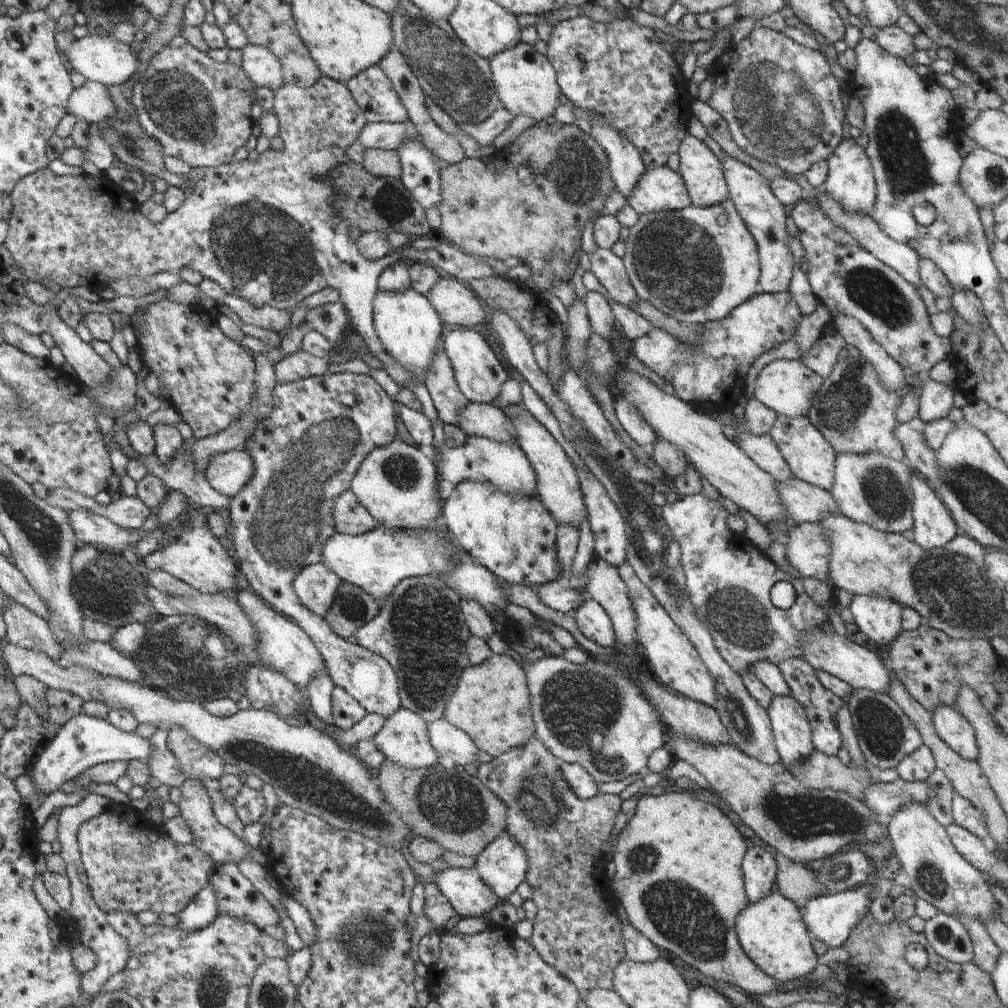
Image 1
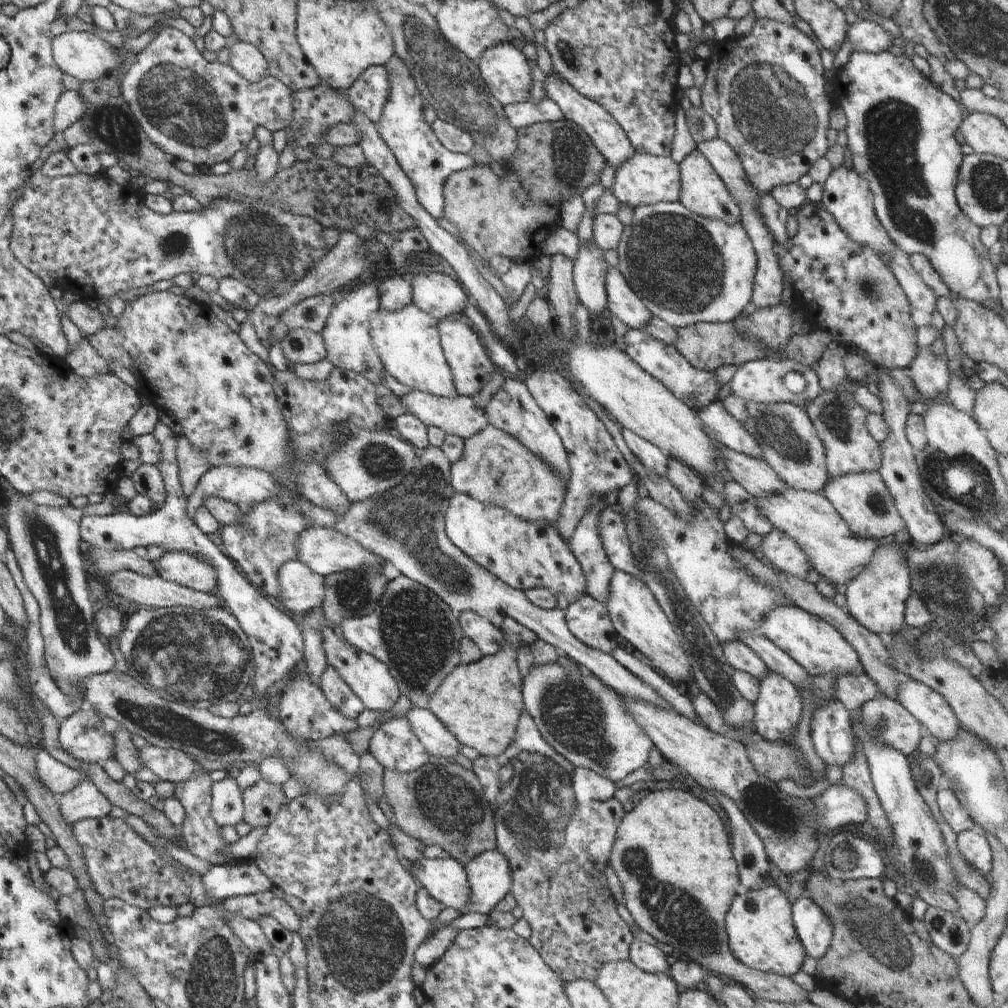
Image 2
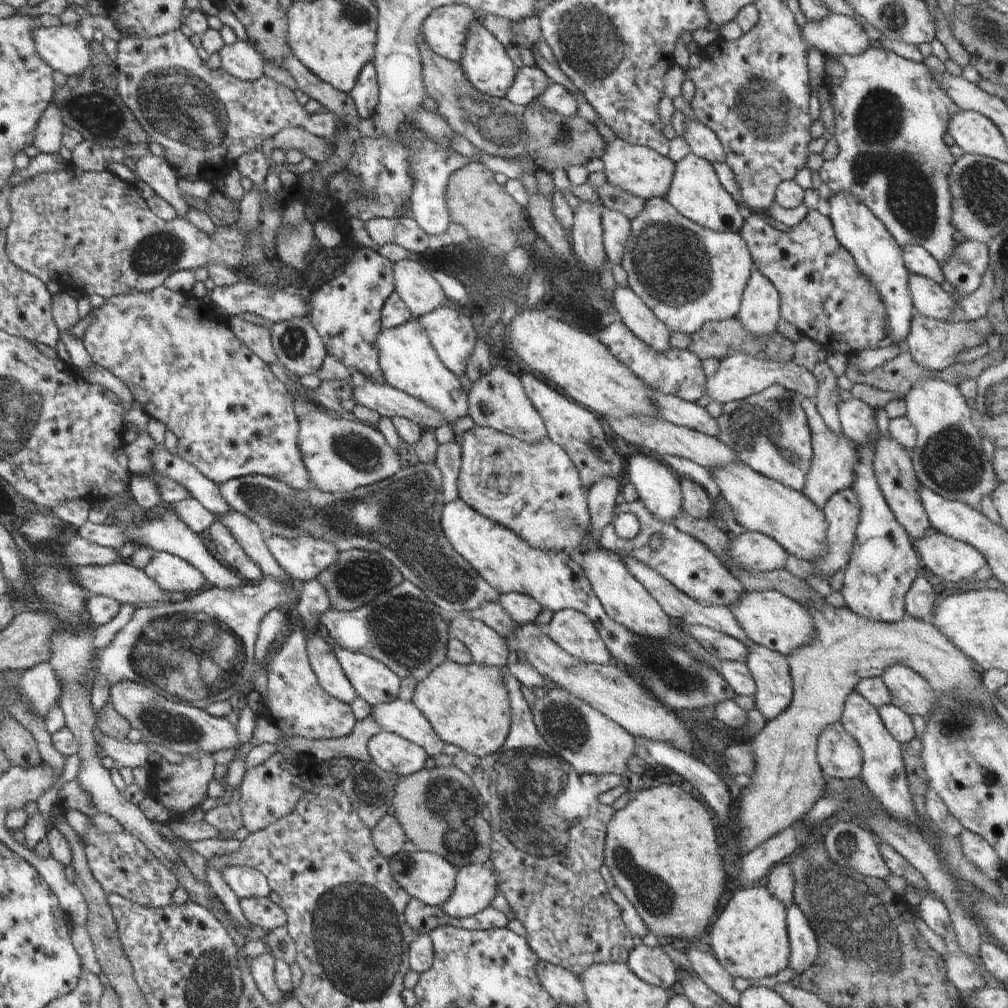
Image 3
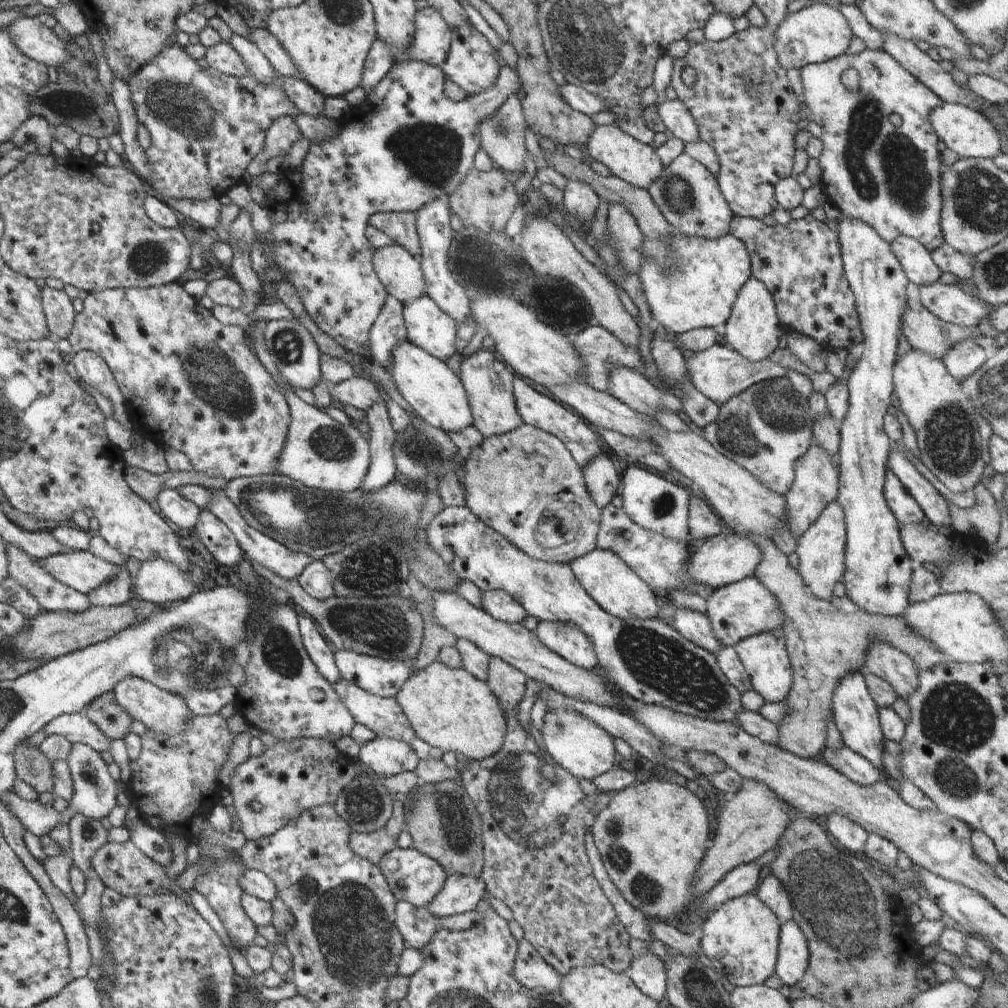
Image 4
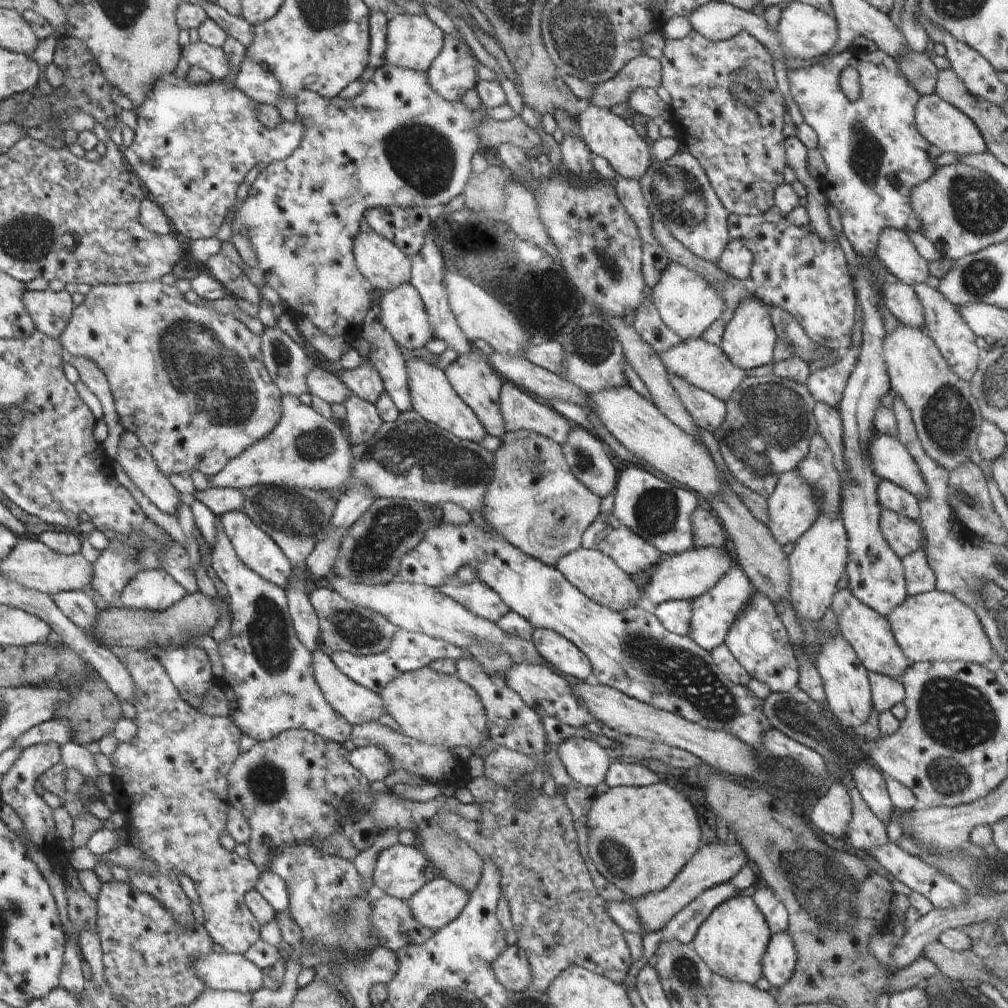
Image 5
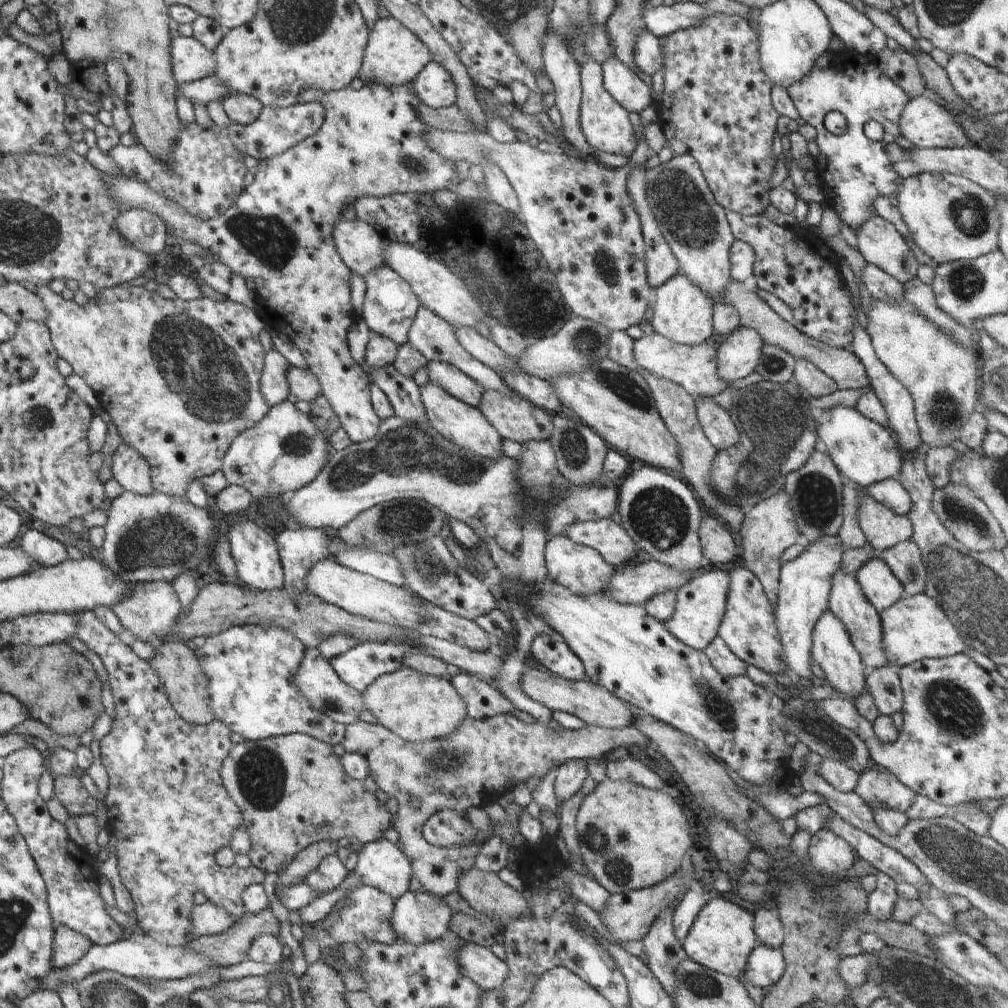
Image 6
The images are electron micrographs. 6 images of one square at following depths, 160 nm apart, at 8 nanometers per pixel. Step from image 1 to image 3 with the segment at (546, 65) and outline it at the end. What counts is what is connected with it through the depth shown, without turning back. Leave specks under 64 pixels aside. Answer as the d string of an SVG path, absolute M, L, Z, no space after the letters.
M477 20L470 27L470 32L465 42L465 51L463 52L463 57L459 65L462 67L467 80L480 92L498 97L499 99L505 98L518 70L510 57L508 57L504 46L483 27L480 20Z

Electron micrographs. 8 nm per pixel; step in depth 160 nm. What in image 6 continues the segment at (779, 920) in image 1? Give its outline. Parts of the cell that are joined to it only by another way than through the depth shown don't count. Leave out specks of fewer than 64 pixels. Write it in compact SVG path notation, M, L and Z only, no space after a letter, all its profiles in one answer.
M719 896L709 900L706 906L700 910L700 914L696 916L692 928L688 930L688 936L682 940L681 946L684 948L689 960L709 970L741 980L742 976L744 976L744 970L746 970L746 960L748 960L750 952L753 952L754 948L760 945L756 940L753 927L754 915L752 913L741 908L737 902L730 902Z

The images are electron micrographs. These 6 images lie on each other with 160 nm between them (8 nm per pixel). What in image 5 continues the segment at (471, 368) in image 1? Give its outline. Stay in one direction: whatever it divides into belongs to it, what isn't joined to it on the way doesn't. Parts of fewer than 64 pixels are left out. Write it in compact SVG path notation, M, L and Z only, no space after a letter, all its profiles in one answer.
M410 283L383 293L380 312L381 323L401 348L422 348L435 338L425 304Z

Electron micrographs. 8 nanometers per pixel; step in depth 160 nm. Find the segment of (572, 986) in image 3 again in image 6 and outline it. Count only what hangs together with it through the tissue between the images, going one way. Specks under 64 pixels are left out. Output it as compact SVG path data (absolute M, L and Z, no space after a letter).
M464 940L458 950L458 964L464 976L482 990L497 990L508 976L506 962L496 958L490 948Z

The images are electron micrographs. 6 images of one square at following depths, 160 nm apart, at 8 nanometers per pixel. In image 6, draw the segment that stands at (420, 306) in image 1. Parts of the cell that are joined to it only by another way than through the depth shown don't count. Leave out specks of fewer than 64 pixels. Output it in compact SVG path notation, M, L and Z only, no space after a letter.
M429 381L419 390L430 426L440 436L450 440L454 446L472 452L472 454L480 456L480 458L486 458L486 460L496 460L496 458L504 456L502 454L502 442L504 442L504 439L500 437L496 428L493 428L486 421L480 410L466 405L464 402L456 400L456 398L452 398L446 390L438 388L438 384L434 384L434 382Z

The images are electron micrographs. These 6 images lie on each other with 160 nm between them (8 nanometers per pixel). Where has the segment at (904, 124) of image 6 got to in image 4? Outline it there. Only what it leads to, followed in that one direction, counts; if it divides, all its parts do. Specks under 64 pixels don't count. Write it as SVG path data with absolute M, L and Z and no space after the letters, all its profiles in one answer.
M942 103L931 113L929 121L933 124L935 134L946 144L948 150L954 150L960 159L966 157L984 157L993 159L1002 153L1001 136L981 112L956 103Z

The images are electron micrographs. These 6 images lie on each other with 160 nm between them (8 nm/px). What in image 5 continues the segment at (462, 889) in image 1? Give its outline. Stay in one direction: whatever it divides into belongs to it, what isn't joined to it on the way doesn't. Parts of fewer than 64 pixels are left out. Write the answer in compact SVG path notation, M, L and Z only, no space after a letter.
M400 842L378 855L373 870L373 881L378 888L395 899L407 902L434 879L435 866L425 854L412 845Z

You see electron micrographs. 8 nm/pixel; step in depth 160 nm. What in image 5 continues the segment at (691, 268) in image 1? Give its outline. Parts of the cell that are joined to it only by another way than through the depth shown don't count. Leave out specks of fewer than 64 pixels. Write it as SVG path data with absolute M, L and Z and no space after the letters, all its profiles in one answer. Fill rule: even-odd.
M739 240L728 241L715 265L730 279L750 282L754 255ZM668 263L661 272L658 282L652 287L651 301L656 305L661 319L678 336L698 339L716 322L726 310L723 294L702 275L678 263Z

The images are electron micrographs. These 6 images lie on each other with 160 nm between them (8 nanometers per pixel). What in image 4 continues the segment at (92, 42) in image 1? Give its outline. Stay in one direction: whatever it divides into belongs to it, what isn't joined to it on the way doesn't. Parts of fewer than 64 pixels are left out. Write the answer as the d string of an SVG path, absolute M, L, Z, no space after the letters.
M20 17L6 30L20 52L47 67L60 68L71 59L68 42L64 43L51 28L42 24L38 17Z

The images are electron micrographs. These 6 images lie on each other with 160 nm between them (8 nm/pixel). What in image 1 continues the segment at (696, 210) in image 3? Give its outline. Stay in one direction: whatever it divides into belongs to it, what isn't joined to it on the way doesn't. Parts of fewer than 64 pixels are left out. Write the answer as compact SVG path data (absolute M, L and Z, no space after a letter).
M686 135L679 152L679 175L684 179L692 205L709 207L729 197L723 164L693 135Z

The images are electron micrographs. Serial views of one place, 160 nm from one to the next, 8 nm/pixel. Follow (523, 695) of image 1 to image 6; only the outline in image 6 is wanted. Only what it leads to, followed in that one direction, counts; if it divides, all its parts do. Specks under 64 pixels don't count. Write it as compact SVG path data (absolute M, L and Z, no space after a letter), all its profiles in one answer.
M406 667L376 678L360 696L364 708L376 718L378 725L410 742L446 738L467 718L466 704L448 679Z

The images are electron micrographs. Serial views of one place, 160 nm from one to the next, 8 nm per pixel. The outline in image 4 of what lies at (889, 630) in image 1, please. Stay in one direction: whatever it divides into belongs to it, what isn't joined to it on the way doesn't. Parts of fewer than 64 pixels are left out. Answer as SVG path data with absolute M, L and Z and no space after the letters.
M842 214L838 219L838 230L837 234L842 253L843 267L845 272L846 280L849 282L850 288L855 296L855 307L857 308L857 313L861 322L861 329L863 332L863 342L860 345L859 352L859 361L856 363L854 370L851 372L847 383L847 389L849 392L849 405L847 410L847 415L844 421L839 424L840 431L840 442L839 442L839 453L838 463L839 463L839 493L837 496L836 502L841 504L841 507L844 509L845 514L845 525L847 528L847 543L845 544L845 569L844 569L844 578L843 583L846 587L846 594L856 606L859 606L863 611L866 611L871 615L882 615L885 617L903 617L907 611L908 605L910 602L908 600L908 591L909 586L912 580L913 567L914 564L911 558L908 556L906 549L903 547L900 528L898 520L894 516L894 513L888 508L884 493L883 493L883 484L885 481L886 471L887 471L887 462L889 457L889 452L893 446L891 438L885 433L883 427L883 418L887 415L886 411L891 406L892 394L894 393L894 383L893 383L893 366L897 361L898 354L898 337L901 335L903 314L907 309L907 298L911 295L911 285L904 272L904 269L901 267L900 262L898 262L897 256L894 256L889 242L886 242L869 224L866 224L863 220L857 218L850 218Z

